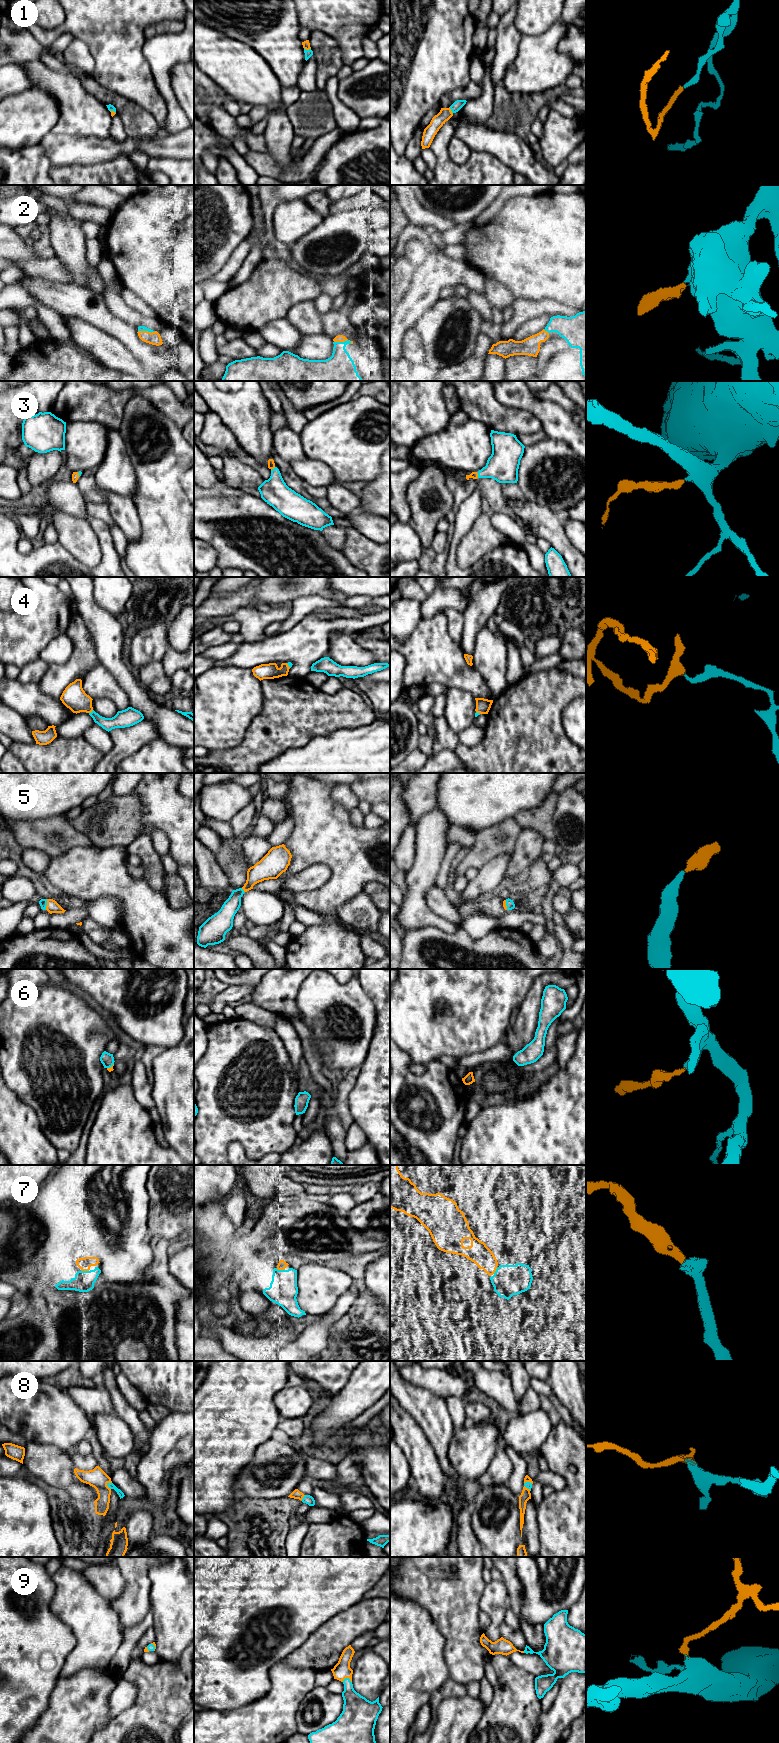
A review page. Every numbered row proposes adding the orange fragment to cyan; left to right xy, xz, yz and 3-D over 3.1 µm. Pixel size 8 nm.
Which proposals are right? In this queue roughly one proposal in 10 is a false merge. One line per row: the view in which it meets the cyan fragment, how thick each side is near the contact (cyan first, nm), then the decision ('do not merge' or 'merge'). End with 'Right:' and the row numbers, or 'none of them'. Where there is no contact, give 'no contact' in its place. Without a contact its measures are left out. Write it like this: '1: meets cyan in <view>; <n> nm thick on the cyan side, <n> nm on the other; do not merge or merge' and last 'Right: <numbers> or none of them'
1: meets cyan in xz; 60 nm thick on the cyan side, 60 nm on the other; merge
2: meets cyan in xz; 280 nm thick on the cyan side, 60 nm on the other; merge
3: meets cyan in yz; 260 nm thick on the cyan side, 60 nm on the other; merge
4: meets cyan in xy; 140 nm thick on the cyan side, 190 nm on the other; merge
5: meets cyan in xy; 60 nm thick on the cyan side, 100 nm on the other; merge
6: meets cyan in xy; 110 nm thick on the cyan side, 40 nm on the other; merge
7: meets cyan in xz; 240 nm thick on the cyan side, 70 nm on the other; merge
8: meets cyan in xy; 50 nm thick on the cyan side, 160 nm on the other; merge
9: meets cyan in xz; 200 nm thick on the cyan side, 140 nm on the other; merge
Right: 1, 2, 3, 4, 5, 6, 7, 8, 9

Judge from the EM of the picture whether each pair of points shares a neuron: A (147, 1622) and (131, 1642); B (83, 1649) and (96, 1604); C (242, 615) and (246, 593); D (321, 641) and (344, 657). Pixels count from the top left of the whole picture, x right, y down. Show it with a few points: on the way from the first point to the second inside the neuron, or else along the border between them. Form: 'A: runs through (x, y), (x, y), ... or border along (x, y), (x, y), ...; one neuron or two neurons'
A: runs through (142, 1627), (132, 1637); one neuron
B: runs through (94, 1638), (95, 1615); one neuron
C: border along (254, 607), (240, 607), (222, 616); two neurons
D: border along (348, 633), (331, 635), (327, 656); two neurons

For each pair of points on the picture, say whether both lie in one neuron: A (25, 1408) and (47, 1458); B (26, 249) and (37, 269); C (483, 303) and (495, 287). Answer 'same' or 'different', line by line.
A: different
B: different
C: different

